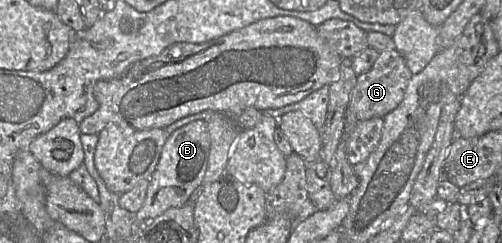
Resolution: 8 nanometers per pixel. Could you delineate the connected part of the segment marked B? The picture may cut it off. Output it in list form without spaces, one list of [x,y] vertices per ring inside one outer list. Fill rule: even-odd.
[[[205,120],[192,121],[168,136],[149,179],[142,207],[135,213],[137,221],[155,219],[169,208],[183,206],[203,180],[208,164],[210,138]]]

